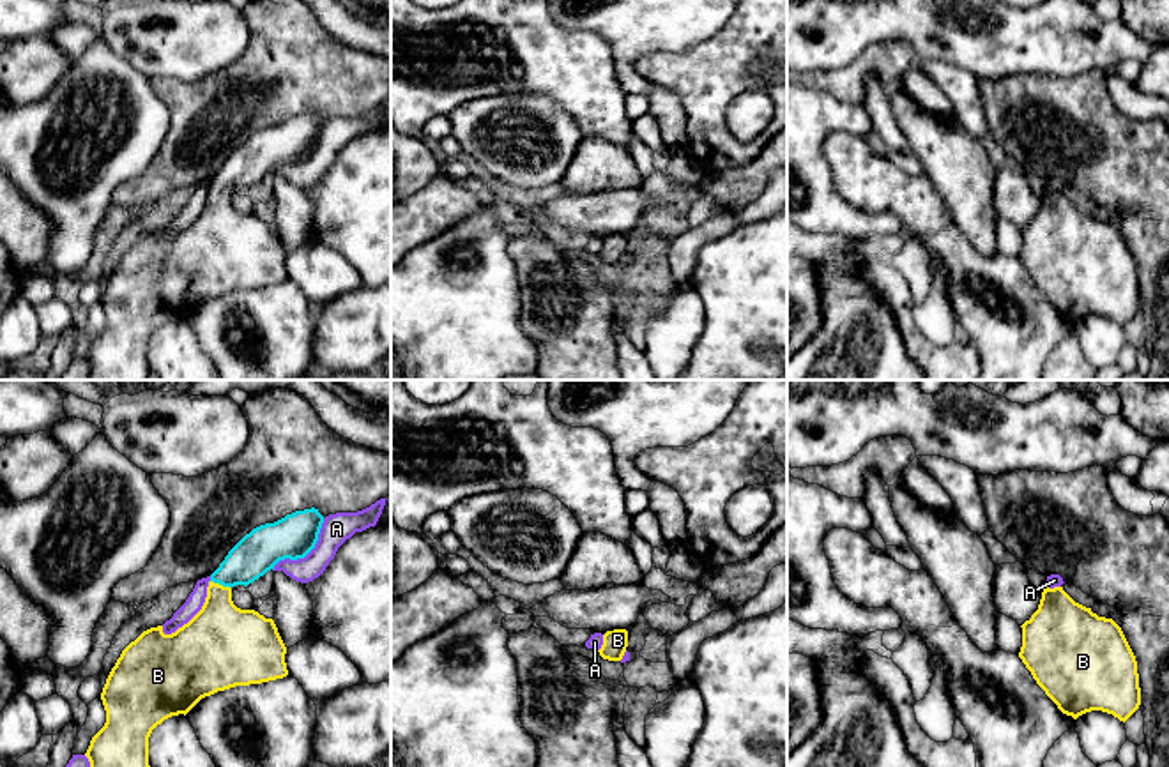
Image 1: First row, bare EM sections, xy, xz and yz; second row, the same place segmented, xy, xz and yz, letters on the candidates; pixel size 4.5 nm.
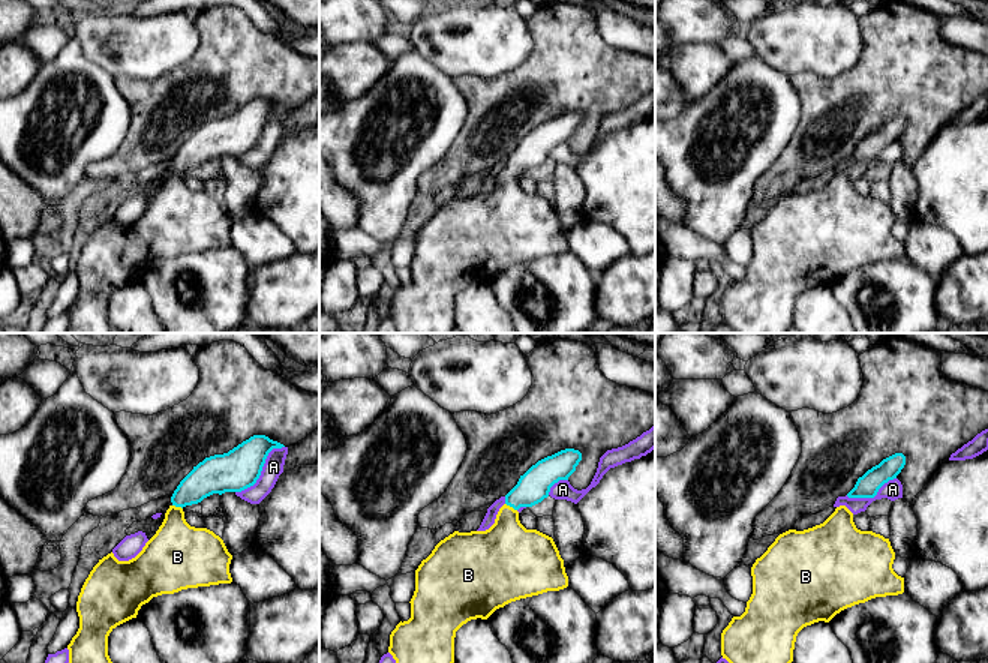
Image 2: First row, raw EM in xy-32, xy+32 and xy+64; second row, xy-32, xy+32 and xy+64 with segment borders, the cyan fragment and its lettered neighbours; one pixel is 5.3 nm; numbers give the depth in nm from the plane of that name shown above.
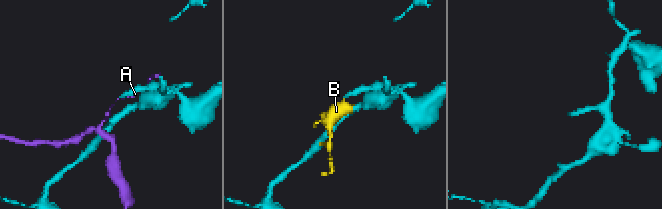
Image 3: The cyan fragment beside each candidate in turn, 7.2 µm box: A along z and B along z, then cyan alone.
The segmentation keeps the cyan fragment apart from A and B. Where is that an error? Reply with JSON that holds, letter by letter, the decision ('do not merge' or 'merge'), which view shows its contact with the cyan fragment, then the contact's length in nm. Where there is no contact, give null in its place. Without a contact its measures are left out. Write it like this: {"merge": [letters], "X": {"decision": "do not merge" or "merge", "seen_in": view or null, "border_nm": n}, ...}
{"merge": ["B"], "A": {"decision": "do not merge", "seen_in": "xy", "border_nm": 340}, "B": {"decision": "merge", "seen_in": "xy", "border_nm": 100}}

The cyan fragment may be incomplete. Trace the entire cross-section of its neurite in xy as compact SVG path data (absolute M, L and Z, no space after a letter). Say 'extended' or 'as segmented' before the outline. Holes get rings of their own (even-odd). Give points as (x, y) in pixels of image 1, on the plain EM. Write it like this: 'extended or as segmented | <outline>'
extended | M311 111L253 133L210 178L205 207L187 228L172 239L164 239L163 230L150 232L122 254L101 297L106 327L85 357L90 380L149 380L149 341L164 323L186 320L202 302L218 295L288 279L287 251L274 224L237 212L232 193L253 187L279 164L304 163L317 148L322 127L324 120Z

